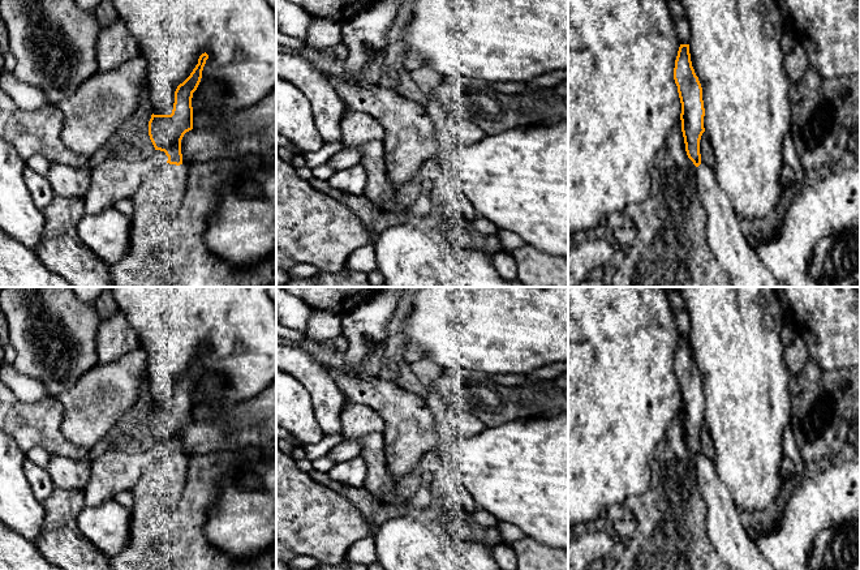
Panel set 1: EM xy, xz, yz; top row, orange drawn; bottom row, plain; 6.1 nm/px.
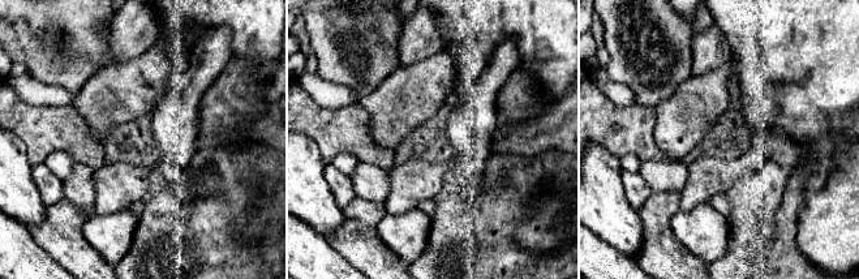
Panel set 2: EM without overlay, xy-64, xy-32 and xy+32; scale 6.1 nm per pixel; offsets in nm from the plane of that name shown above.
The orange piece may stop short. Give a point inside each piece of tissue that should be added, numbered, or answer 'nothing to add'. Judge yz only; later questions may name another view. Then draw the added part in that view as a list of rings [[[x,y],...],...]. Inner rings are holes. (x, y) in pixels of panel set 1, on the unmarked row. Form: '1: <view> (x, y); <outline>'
1: yz (725, 528); [[[696,459],[697,490],[706,506],[706,532],[730,570],[775,570],[748,535],[727,487],[719,480],[713,459]]]

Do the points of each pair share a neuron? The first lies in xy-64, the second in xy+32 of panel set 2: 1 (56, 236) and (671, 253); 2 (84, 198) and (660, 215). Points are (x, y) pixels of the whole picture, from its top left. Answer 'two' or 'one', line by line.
1: one
2: two

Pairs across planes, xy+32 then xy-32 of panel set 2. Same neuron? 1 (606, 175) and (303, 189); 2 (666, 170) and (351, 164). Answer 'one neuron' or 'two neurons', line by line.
1: one neuron
2: two neurons

